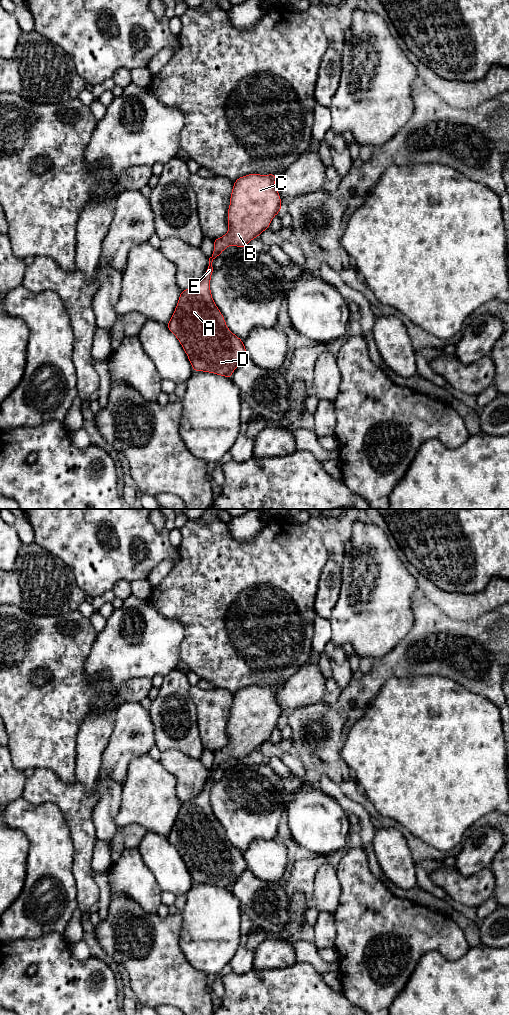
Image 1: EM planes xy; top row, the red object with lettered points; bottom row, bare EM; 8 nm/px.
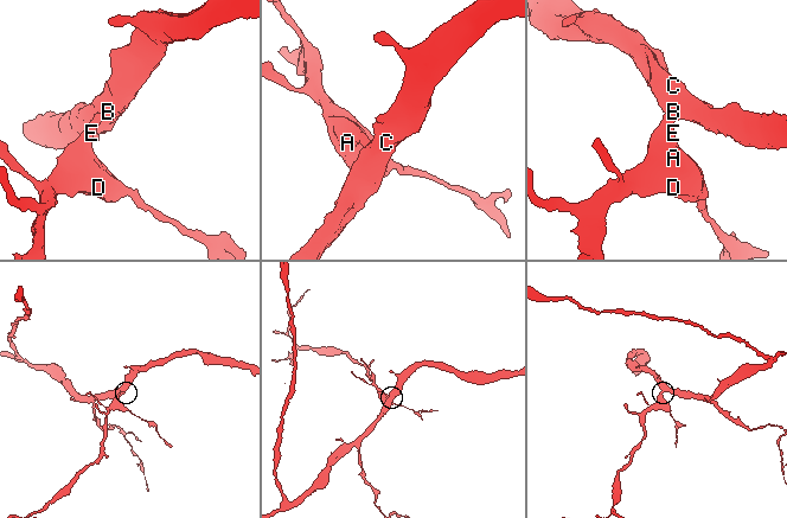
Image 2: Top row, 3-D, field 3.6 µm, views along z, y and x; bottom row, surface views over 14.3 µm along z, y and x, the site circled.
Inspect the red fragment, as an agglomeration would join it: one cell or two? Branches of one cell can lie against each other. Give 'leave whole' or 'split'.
leave whole

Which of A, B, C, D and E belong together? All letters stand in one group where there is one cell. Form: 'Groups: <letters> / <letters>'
Groups: A B C D E

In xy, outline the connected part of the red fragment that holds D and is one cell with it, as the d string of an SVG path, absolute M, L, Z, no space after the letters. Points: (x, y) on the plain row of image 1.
M248 686L234 694L228 721L229 743L214 752L214 764L209 770L205 787L198 796L181 803L176 821L167 836L181 855L195 884L204 883L231 890L233 883L248 868L242 852L227 840L223 827L213 813L210 803L210 791L214 783L212 774L229 757L245 760L248 754L269 740L282 718L275 698L276 688Z

